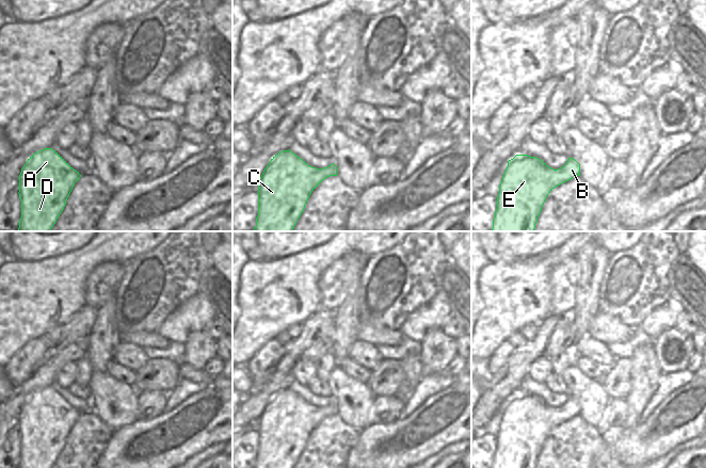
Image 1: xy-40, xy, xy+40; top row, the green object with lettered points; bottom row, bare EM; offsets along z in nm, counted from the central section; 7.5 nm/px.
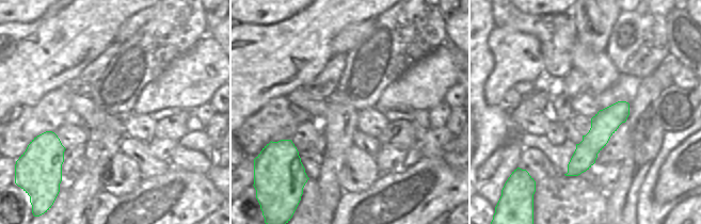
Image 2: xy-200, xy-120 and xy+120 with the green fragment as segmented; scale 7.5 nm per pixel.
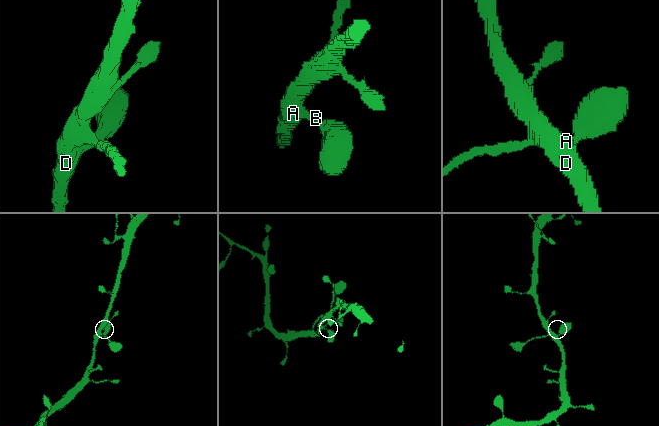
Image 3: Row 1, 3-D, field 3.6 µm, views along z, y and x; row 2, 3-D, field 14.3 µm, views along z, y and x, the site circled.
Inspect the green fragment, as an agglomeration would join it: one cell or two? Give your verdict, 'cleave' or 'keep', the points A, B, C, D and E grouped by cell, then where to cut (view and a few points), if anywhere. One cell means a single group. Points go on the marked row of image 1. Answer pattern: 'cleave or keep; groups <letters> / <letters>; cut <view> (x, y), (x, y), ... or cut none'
keep; groups A B C D E; cut none

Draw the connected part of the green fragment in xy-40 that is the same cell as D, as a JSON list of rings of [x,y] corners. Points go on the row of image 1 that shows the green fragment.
[[[52,148],[32,155],[18,179],[21,200],[18,231],[50,231],[80,177]]]

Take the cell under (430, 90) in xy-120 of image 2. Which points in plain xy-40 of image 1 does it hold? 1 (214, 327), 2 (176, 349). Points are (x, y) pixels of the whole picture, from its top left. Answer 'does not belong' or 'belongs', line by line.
1: does not belong
2: does not belong

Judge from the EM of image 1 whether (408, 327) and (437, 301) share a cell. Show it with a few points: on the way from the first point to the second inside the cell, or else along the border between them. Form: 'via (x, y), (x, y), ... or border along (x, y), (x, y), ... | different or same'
via (416, 323), (431, 308) | same

